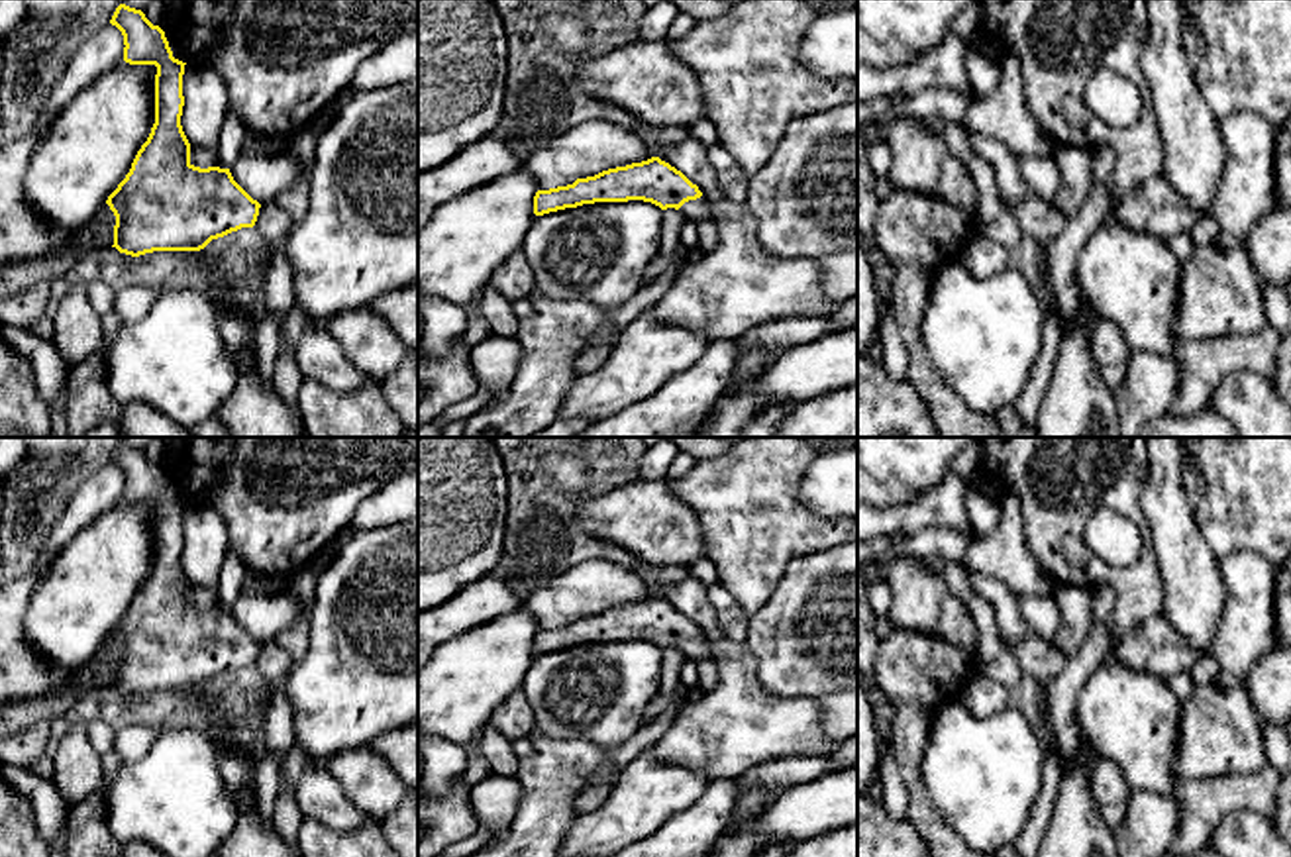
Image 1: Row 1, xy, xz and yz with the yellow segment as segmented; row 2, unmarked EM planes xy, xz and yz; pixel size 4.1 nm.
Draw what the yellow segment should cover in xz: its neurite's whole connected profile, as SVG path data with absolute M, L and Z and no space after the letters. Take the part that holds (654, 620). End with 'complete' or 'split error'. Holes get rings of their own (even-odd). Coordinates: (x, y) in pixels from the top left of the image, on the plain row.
M659 596L577 618L567 626L538 630L534 653L543 655L583 643L628 639L651 641L661 649L675 647L693 661L714 661L712 647L698 626Z; split error

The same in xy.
M120 443L110 459L124 475L124 500L155 504L155 563L137 590L129 612L108 635L116 655L114 684L120 692L139 696L153 690L200 690L212 679L241 667L253 667L261 643L232 616L230 608L200 608L190 602L190 582L182 571L182 500L173 496L165 471L153 465L141 449Z; complete

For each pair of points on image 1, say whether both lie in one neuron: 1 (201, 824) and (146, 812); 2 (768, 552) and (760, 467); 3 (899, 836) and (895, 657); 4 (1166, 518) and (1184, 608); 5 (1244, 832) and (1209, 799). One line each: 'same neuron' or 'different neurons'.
1: same neuron
2: same neuron
3: different neurons
4: same neuron
5: different neurons

